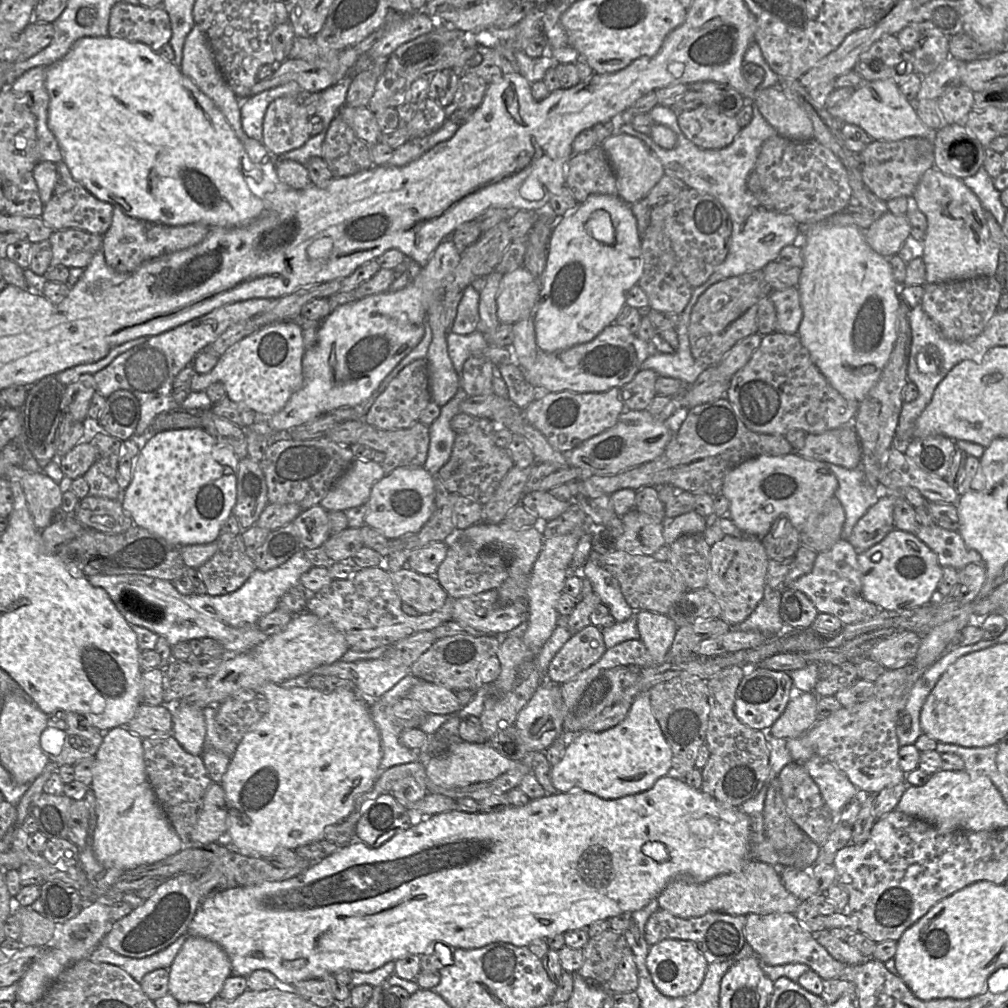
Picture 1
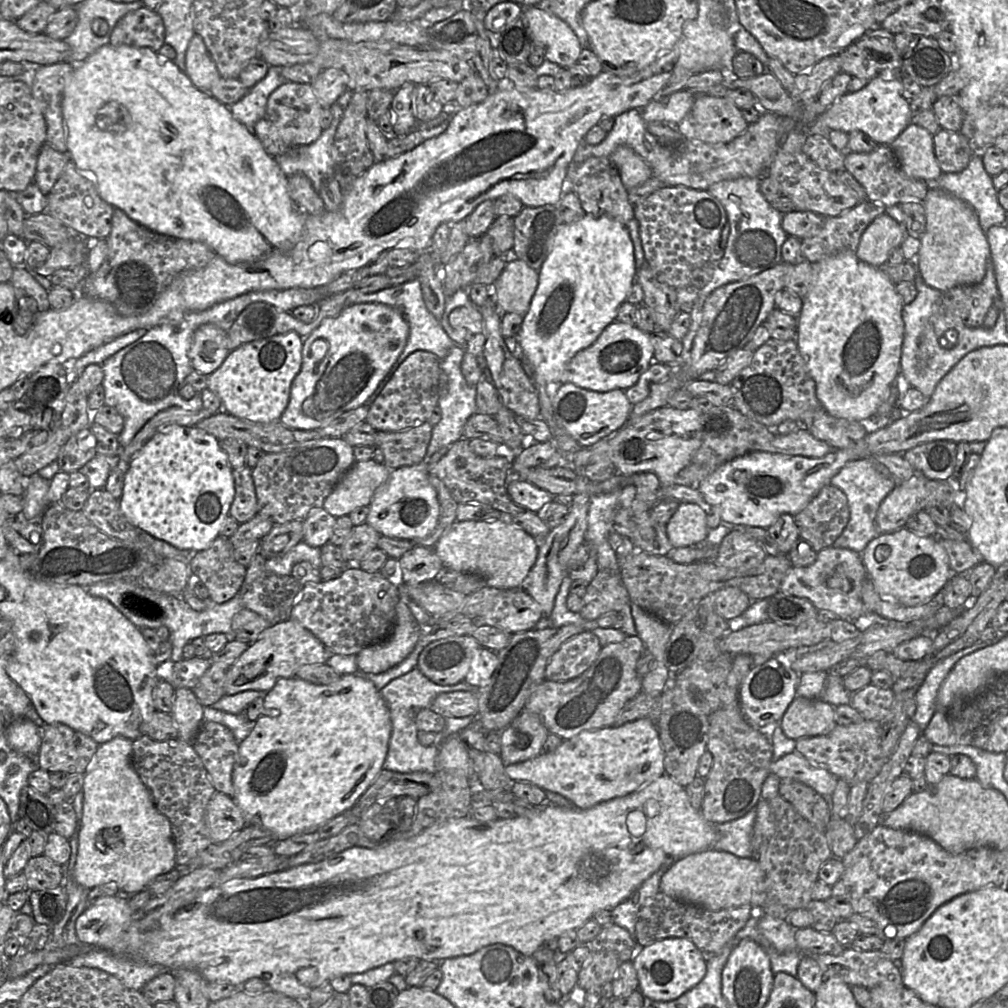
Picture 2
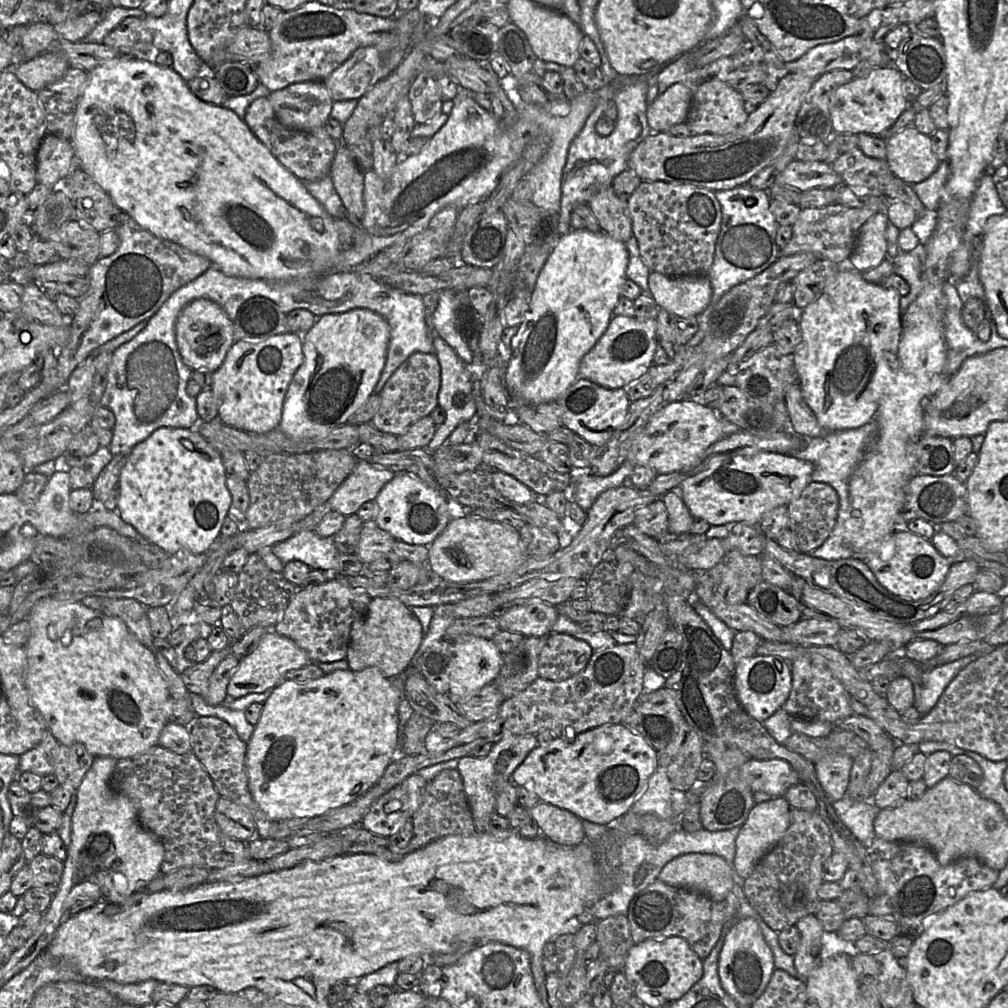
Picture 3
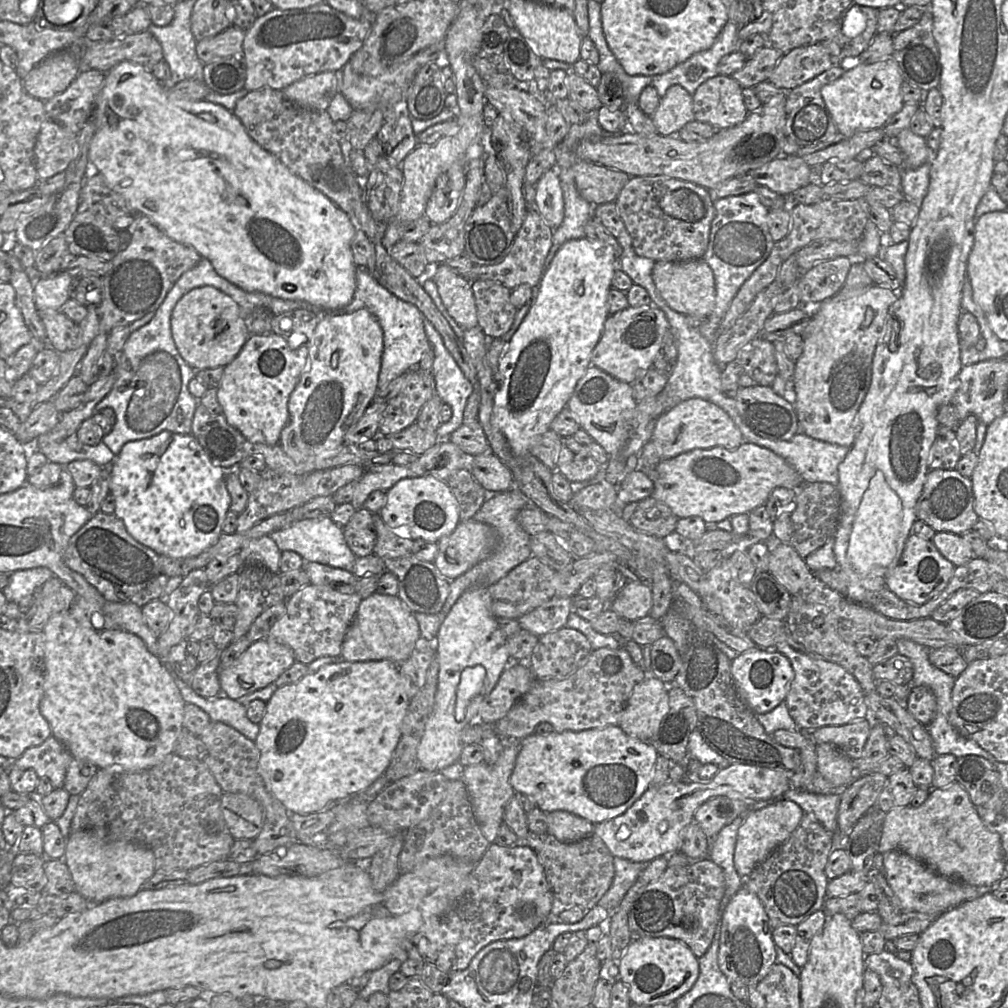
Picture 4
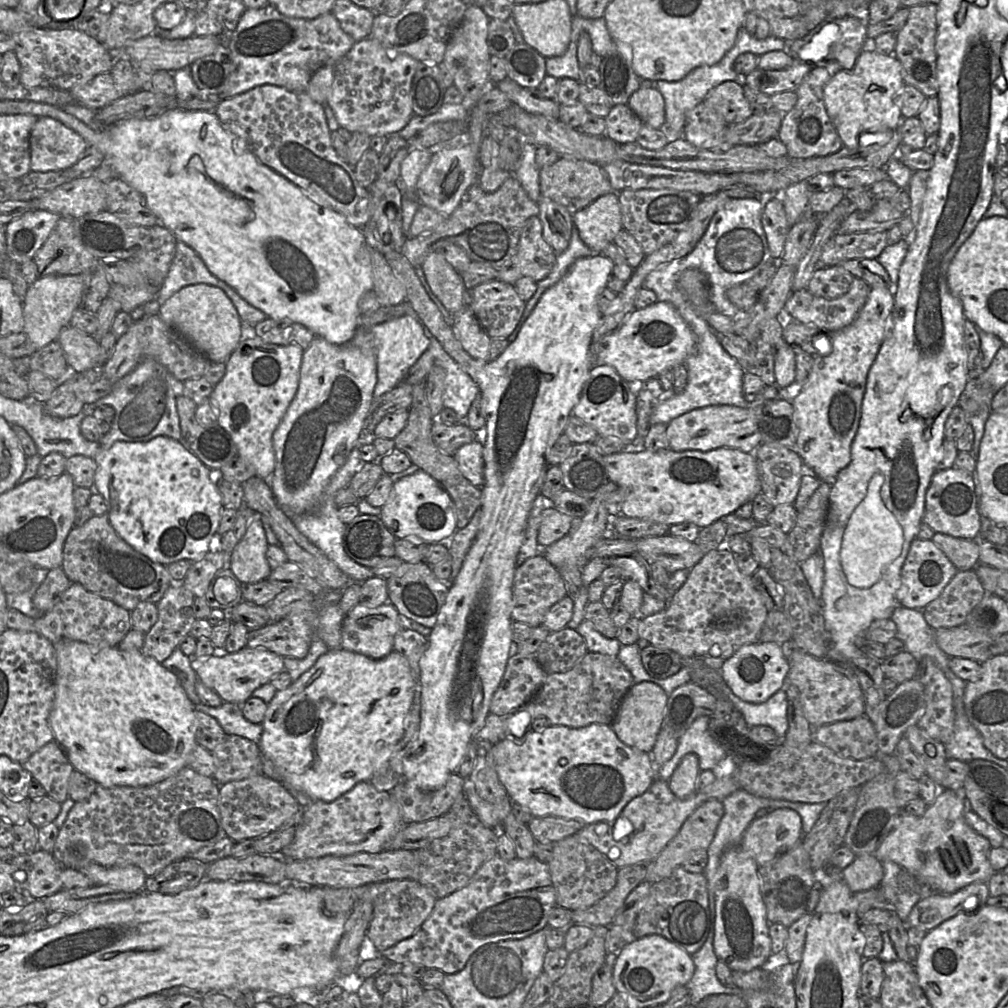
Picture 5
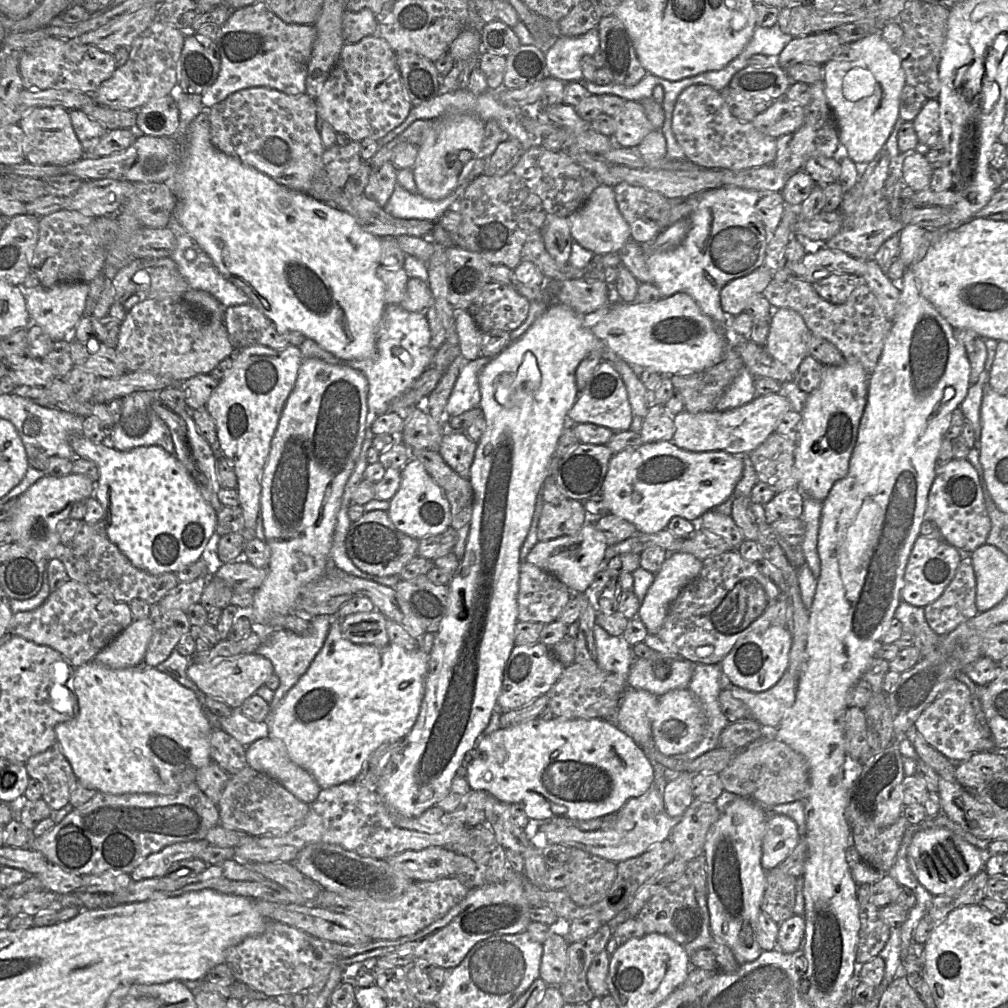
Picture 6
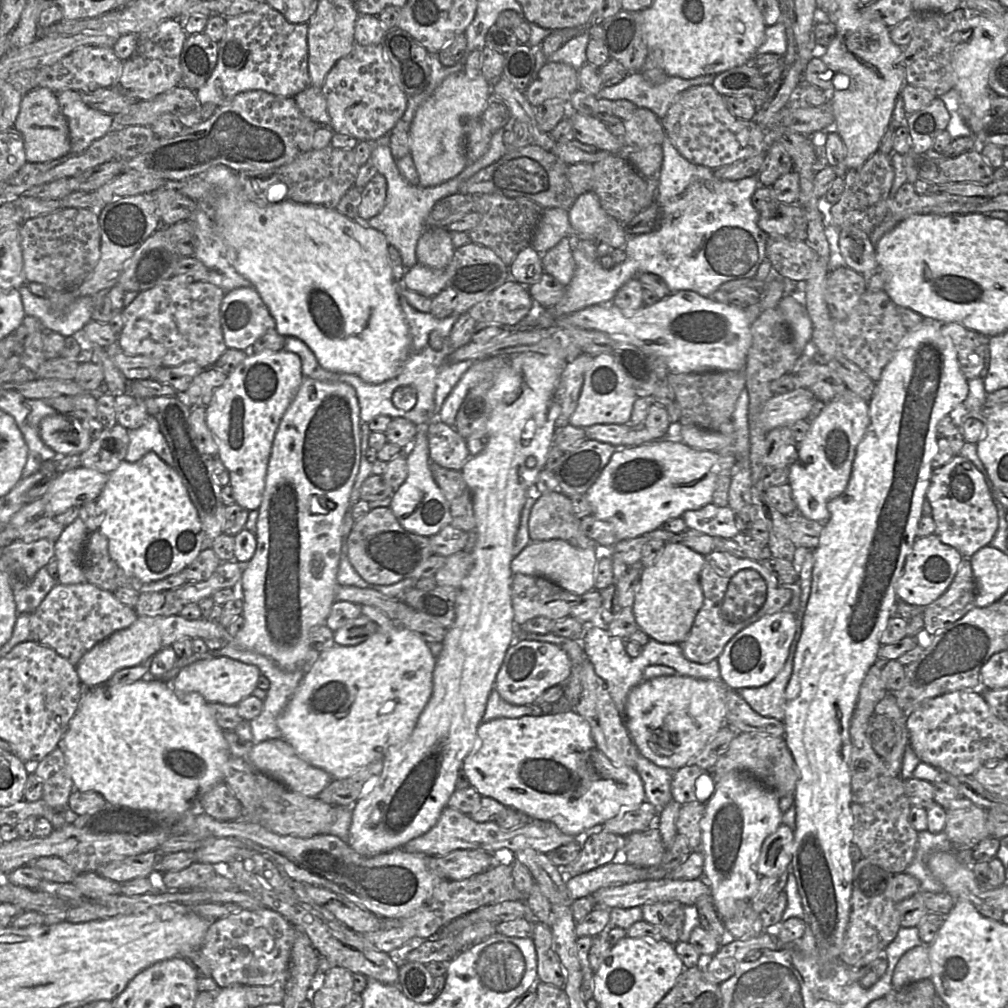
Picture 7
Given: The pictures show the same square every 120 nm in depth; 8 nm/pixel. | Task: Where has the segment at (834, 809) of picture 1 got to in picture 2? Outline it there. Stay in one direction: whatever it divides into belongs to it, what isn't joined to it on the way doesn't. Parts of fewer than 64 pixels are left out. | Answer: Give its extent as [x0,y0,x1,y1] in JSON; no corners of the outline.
[769,752,838,801]

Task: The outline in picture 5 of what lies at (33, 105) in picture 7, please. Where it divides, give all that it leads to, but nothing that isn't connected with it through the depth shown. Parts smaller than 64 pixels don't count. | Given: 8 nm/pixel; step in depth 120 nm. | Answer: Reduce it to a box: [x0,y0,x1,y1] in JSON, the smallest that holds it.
[30,117,87,171]

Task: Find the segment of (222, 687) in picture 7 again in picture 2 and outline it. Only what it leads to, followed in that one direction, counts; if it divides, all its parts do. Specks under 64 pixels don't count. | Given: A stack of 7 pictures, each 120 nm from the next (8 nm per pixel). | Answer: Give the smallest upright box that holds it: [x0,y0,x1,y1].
[224,620,333,695]

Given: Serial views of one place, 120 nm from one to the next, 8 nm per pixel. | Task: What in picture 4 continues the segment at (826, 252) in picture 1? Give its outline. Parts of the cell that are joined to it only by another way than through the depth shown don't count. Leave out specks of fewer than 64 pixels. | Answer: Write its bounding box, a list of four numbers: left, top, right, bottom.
[794,285,899,447]

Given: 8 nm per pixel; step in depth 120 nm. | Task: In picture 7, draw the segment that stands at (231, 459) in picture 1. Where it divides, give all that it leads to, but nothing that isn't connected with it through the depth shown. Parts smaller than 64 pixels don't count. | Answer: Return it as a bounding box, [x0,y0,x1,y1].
[39,415,204,582]

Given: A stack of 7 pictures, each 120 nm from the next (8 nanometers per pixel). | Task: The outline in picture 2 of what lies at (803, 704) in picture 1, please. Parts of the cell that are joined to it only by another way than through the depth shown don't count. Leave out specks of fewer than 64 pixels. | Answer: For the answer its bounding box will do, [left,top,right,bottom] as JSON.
[780,696,837,741]

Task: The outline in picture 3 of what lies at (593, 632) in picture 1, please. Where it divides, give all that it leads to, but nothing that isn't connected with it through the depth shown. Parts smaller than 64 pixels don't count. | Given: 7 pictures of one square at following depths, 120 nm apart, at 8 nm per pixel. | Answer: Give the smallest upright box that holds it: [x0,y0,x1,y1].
[538,632,594,680]

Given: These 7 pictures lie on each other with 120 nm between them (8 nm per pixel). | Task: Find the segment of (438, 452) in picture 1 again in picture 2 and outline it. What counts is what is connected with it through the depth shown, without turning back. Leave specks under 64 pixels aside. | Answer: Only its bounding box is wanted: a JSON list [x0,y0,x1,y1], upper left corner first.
[423,346,476,464]

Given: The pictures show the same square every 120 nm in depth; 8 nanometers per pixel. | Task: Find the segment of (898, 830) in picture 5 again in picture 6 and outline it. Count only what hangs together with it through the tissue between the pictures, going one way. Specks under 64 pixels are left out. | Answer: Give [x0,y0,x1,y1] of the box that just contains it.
[908,827,986,896]

